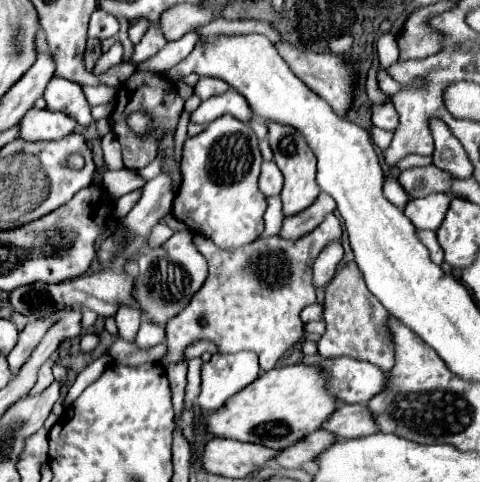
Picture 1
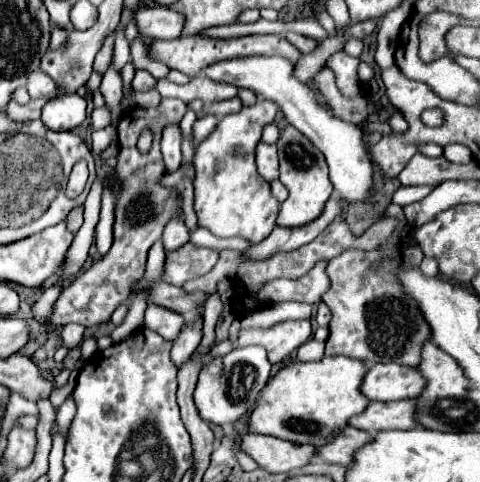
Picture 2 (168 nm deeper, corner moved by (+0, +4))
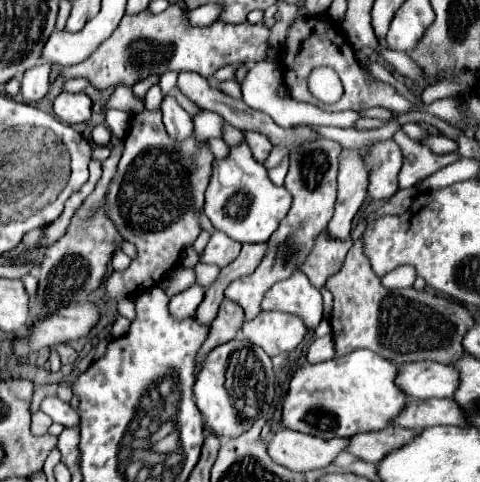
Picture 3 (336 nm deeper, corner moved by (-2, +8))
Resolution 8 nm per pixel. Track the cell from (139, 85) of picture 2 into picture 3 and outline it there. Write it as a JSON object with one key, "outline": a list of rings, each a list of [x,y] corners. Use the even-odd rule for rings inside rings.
{"outline":[[[152,86],[152,88],[146,92],[146,96],[144,96],[144,106],[146,106],[146,110],[156,110],[156,108],[160,108],[162,98],[164,98],[164,96],[160,96],[160,88],[158,88],[158,86]]]}

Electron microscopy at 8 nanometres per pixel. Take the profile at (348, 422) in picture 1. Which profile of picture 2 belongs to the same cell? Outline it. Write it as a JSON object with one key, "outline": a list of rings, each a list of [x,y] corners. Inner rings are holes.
{"outline":[[[414,400],[370,402],[366,412],[352,418],[352,426],[372,434],[382,430],[412,430],[416,428],[416,404]]]}

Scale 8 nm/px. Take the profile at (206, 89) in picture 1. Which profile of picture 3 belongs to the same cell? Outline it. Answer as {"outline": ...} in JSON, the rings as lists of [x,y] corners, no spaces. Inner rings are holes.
{"outline":[[[210,80],[210,84],[218,90],[222,90],[224,94],[232,96],[232,98],[242,98],[242,92],[240,92],[240,84],[236,80],[230,80],[230,82],[216,82],[216,80]]]}

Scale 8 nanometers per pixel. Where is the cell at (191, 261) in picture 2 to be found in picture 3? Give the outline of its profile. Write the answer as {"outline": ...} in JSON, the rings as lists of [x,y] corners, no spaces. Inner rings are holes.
{"outline":[[[214,232],[210,236],[210,242],[206,244],[206,248],[200,252],[198,260],[202,264],[216,264],[220,268],[224,268],[226,264],[230,264],[238,252],[240,252],[242,244],[240,242],[234,242],[230,240],[228,236],[224,236],[222,232]]]}

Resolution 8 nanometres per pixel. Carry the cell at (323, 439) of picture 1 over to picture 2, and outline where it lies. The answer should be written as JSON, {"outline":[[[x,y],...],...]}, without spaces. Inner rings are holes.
{"outline":[[[346,428],[330,444],[320,446],[316,456],[320,456],[326,462],[334,462],[334,464],[342,464],[342,466],[352,466],[354,452],[360,450],[362,444],[368,444],[372,440],[374,440],[374,436],[364,432],[364,430]]]}

